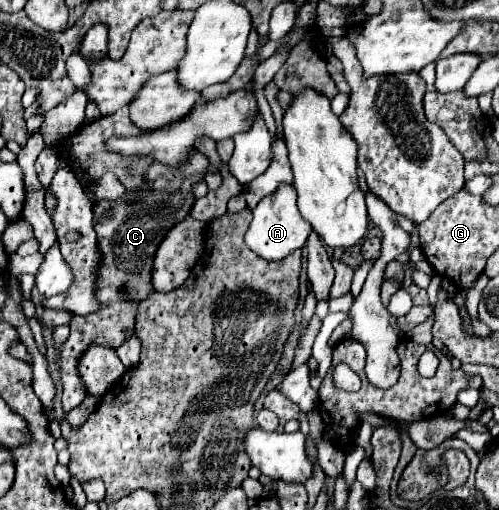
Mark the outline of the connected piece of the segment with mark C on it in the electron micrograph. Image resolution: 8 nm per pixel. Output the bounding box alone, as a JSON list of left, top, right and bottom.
[61,150,209,412]

